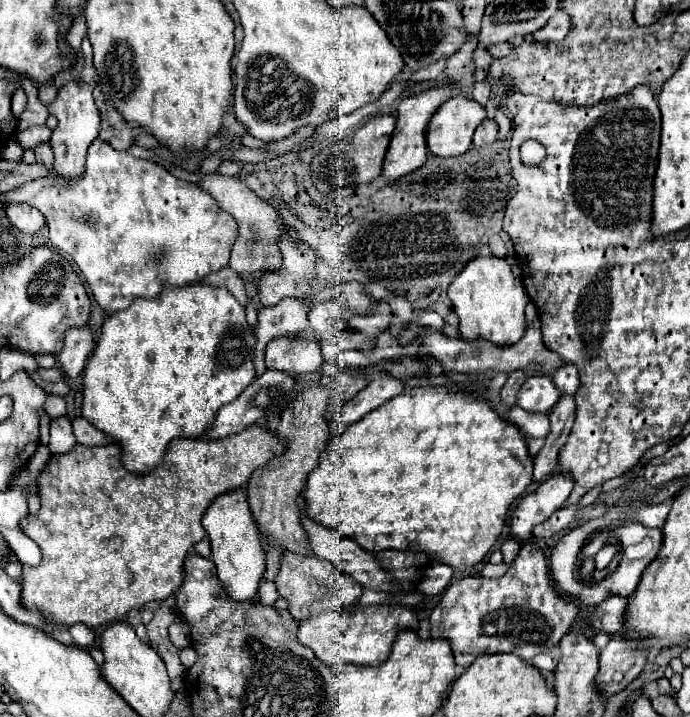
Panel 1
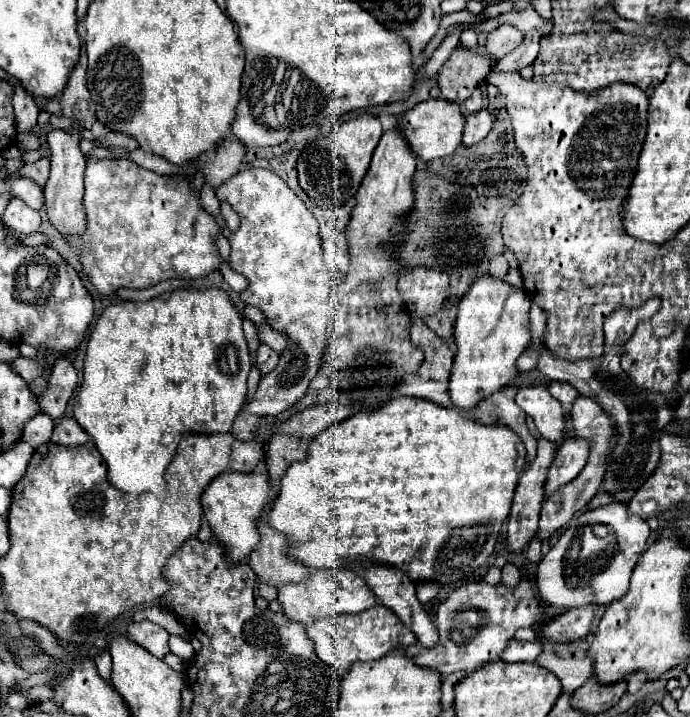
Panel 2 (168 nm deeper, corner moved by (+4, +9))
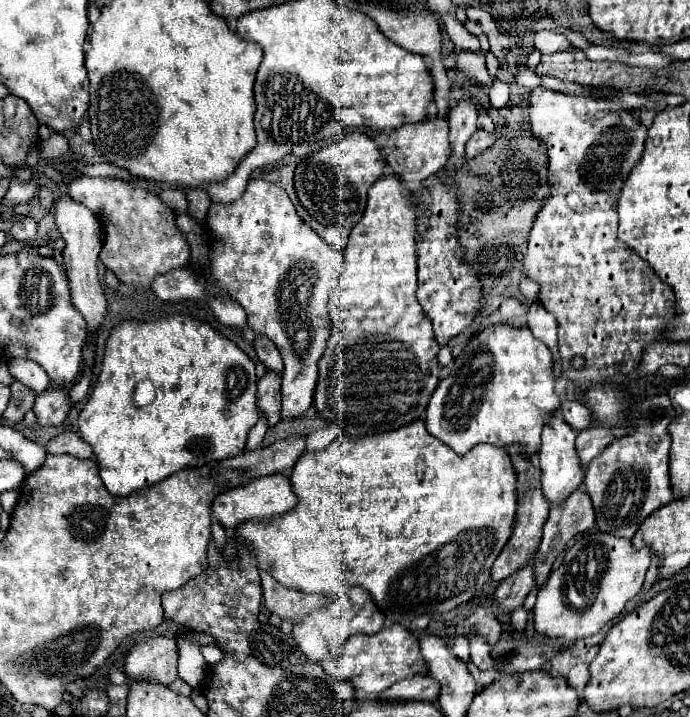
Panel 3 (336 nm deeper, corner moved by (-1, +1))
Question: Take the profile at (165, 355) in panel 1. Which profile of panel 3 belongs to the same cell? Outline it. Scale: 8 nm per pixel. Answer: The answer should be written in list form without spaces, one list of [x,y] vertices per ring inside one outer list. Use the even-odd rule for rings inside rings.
[[[185,313],[163,315],[153,321],[121,321],[113,327],[103,355],[103,367],[97,383],[79,413],[77,425],[81,437],[93,447],[101,467],[101,479],[113,495],[129,497],[147,489],[181,467],[205,467],[243,451],[247,433],[259,417],[255,405],[255,363],[231,339],[205,321]],[[141,379],[151,379],[157,395],[147,407],[133,405],[133,389]]]

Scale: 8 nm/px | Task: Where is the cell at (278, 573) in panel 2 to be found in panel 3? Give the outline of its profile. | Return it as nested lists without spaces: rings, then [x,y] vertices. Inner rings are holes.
[[[259,571],[259,575],[261,575],[265,607],[271,613],[285,617],[293,623],[299,617],[303,617],[305,613],[311,613],[311,611],[315,611],[327,603],[325,595],[307,595],[307,593],[291,591],[287,587],[279,585],[279,581],[275,581],[275,577],[267,571]]]

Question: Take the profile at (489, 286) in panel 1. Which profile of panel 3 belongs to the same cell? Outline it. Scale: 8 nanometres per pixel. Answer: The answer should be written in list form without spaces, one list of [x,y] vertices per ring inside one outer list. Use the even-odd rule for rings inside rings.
[[[509,323],[489,325],[469,339],[463,353],[455,357],[451,373],[437,385],[427,407],[427,431],[459,455],[469,451],[475,443],[491,443],[497,447],[519,443],[523,445],[523,453],[533,455],[541,445],[539,437],[545,425],[545,415],[555,411],[561,403],[553,391],[553,383],[555,375],[551,351],[545,343],[533,337],[529,327],[513,327]]]

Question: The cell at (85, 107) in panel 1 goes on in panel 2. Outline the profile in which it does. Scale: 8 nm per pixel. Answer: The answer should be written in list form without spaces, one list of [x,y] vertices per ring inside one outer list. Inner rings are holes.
[[[50,131],[48,133],[48,147],[52,151],[52,171],[50,179],[44,185],[44,199],[48,221],[62,233],[62,235],[82,235],[86,231],[86,213],[82,205],[84,195],[84,169],[86,161],[80,151],[80,135],[78,131]]]

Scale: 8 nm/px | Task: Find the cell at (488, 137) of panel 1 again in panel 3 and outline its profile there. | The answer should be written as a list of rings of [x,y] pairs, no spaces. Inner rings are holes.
[[[477,129],[475,135],[471,135],[471,139],[467,141],[465,153],[467,153],[467,157],[475,157],[477,153],[489,149],[493,143],[495,143],[495,133],[489,133],[489,131]]]

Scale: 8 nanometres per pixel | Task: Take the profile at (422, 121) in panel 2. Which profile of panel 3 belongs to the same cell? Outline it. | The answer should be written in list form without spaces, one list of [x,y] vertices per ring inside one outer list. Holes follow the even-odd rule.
[[[431,117],[421,123],[407,123],[395,131],[391,131],[389,141],[385,145],[385,159],[389,167],[405,181],[405,183],[417,183],[427,179],[429,175],[437,173],[445,167],[445,163],[451,157],[451,143],[447,139],[449,121],[445,117]]]

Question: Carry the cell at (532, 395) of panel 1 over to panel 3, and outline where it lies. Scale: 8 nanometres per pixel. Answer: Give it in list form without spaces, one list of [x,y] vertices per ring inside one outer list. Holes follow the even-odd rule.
[[[551,415],[547,423],[543,425],[541,433],[541,449],[539,449],[539,465],[543,469],[543,493],[551,503],[561,503],[567,495],[571,495],[581,479],[583,479],[583,469],[579,463],[579,457],[575,453],[575,429],[571,429],[559,415]]]

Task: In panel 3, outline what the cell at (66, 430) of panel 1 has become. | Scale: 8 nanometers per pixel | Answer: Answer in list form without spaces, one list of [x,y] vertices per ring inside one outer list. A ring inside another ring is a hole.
[[[49,387],[37,395],[33,411],[39,425],[61,425],[71,409],[71,399],[65,387]]]

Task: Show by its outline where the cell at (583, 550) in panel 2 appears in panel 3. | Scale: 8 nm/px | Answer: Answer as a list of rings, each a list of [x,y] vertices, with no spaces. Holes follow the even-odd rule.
[[[603,531],[581,535],[567,549],[559,569],[549,575],[547,583],[537,593],[533,609],[535,629],[549,637],[563,637],[567,643],[595,635],[639,593],[647,569],[649,547],[635,551],[631,539],[619,539]]]

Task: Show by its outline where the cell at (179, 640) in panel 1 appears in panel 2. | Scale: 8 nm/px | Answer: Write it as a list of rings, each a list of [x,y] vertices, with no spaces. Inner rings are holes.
[[[170,635],[168,643],[170,652],[184,659],[191,659],[195,654],[195,650],[190,642],[182,639],[181,637]]]

